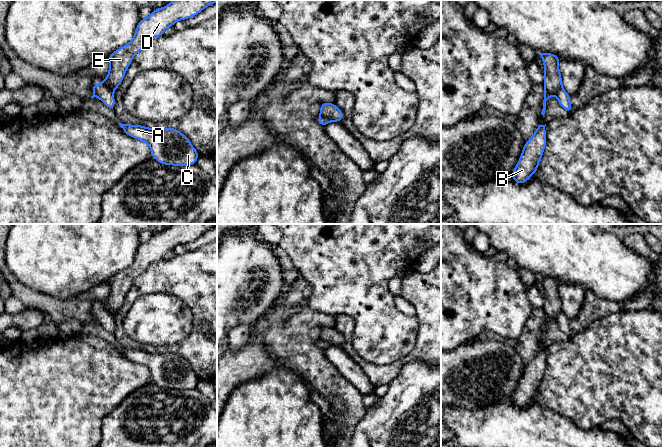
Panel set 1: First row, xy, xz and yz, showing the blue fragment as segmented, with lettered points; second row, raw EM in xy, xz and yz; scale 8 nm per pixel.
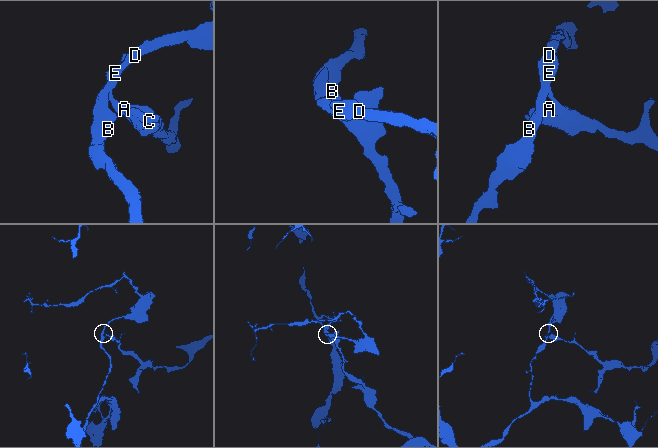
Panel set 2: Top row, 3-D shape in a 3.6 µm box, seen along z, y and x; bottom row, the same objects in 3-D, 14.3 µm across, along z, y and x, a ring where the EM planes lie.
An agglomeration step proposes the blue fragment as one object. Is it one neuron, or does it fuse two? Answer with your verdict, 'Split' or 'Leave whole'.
Split

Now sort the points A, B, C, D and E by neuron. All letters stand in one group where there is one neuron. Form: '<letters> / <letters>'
A C / B D E

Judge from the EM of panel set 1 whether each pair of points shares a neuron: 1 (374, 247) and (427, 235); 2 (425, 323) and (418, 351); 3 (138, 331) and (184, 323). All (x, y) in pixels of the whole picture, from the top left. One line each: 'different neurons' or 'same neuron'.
1: same neuron
2: same neuron
3: same neuron

